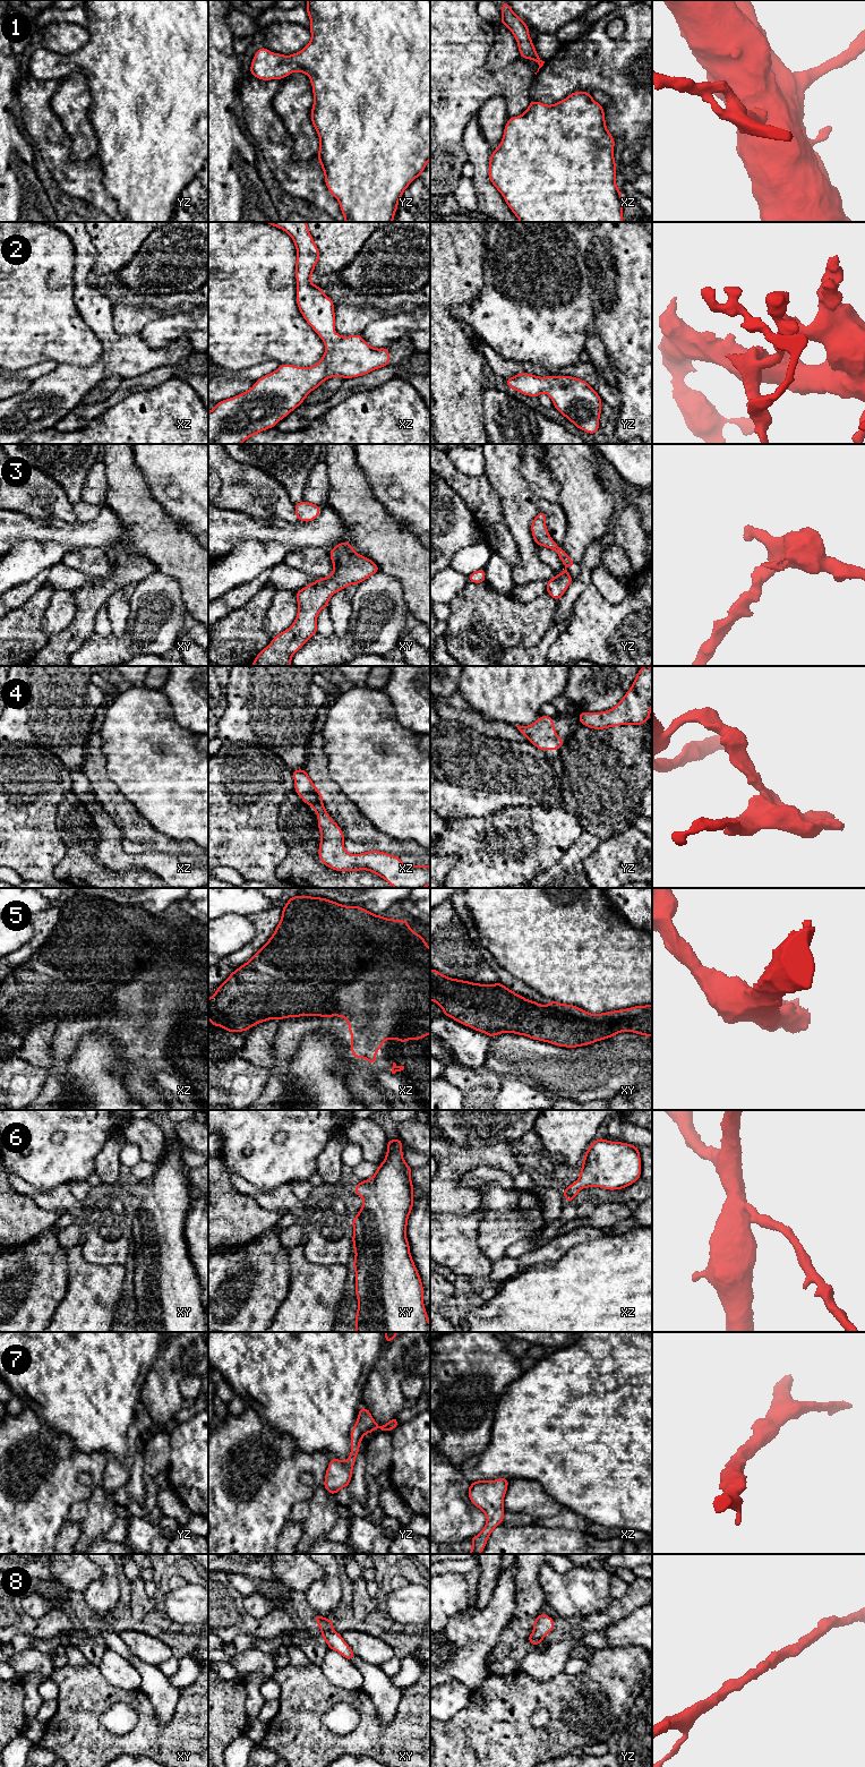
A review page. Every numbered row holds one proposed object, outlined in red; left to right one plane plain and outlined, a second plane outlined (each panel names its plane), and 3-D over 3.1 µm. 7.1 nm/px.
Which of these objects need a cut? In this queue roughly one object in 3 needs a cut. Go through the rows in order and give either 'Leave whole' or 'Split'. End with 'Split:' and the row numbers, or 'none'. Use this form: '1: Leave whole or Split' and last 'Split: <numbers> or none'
1: Leave whole
2: Leave whole
3: Leave whole
4: Leave whole
5: Leave whole
6: Leave whole
7: Leave whole
8: Leave whole
Split: none

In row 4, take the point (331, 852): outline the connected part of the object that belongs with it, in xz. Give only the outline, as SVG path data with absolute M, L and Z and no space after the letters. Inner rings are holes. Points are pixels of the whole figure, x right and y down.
M305 769L291 770L294 792L318 816L322 835L318 848L320 862L335 871L367 870L386 880L394 888L425 888L430 886L429 865L406 865L400 856L380 851L350 854L344 850L344 834L324 808L323 794L317 789Z

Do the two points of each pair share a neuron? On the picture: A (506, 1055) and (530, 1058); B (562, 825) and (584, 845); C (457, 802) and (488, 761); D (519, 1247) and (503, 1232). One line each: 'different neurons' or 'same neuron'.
A: same neuron
B: different neurons
C: same neuron
D: different neurons

